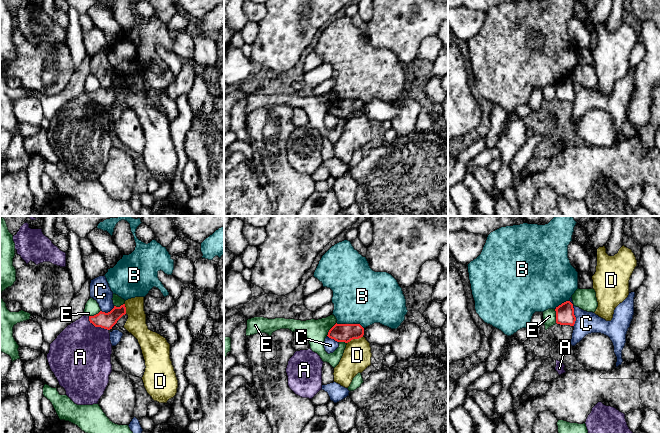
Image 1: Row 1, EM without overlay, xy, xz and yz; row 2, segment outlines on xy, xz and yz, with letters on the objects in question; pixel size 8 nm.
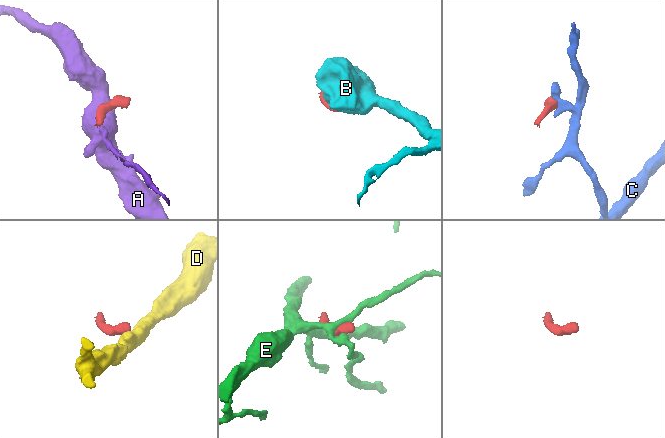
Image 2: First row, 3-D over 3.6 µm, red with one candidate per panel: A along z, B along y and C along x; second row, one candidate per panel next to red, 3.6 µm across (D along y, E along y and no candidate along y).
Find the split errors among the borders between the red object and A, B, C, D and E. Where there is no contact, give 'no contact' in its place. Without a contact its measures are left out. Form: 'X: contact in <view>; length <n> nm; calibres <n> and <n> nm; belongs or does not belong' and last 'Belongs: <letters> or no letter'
A: contact in xy; length 200 nm; calibres 130 and 460 nm; does not belong
B: contact in xz; length 220 nm; calibres 140 and 460 nm; does not belong
C: contact in yz; length 220 nm; calibres 140 and 180 nm; does not belong
D: contact in xz; length 140 nm; calibres 140 and 220 nm; does not belong
E: contact in yz; length 120 nm; calibres 140 and 110 nm; does not belong
Belongs: no letter

